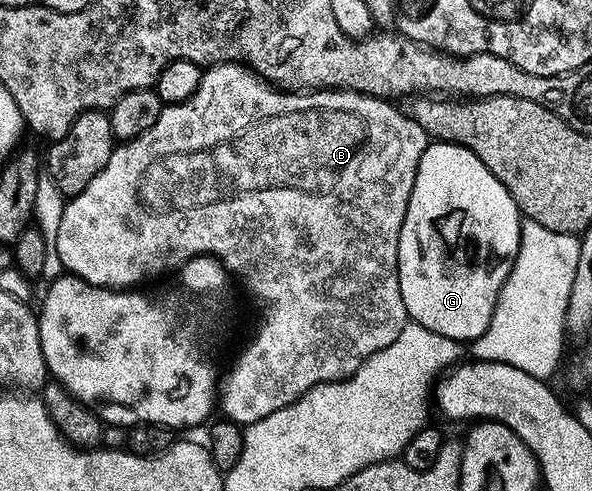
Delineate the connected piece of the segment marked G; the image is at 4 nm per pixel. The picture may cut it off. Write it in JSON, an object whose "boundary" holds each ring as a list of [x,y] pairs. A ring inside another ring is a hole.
{"boundary":[[[430,141],[419,160],[407,216],[399,236],[397,271],[406,315],[423,328],[431,328],[431,332],[439,332],[439,336],[447,336],[462,344],[483,336],[487,324],[491,324],[499,292],[517,255],[522,221],[523,215],[515,200],[511,200],[507,188],[491,176],[475,152],[450,142]]]}

